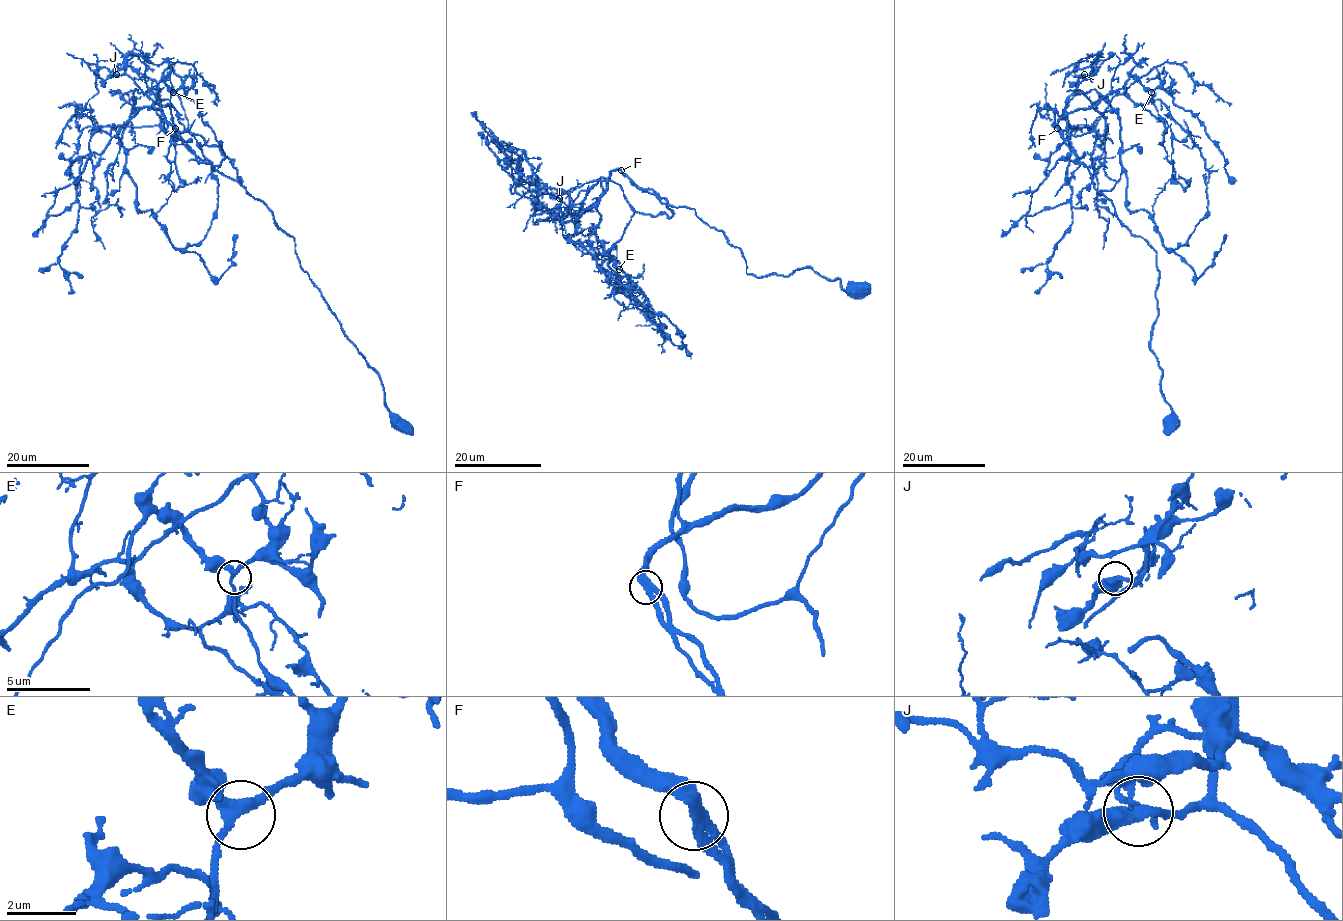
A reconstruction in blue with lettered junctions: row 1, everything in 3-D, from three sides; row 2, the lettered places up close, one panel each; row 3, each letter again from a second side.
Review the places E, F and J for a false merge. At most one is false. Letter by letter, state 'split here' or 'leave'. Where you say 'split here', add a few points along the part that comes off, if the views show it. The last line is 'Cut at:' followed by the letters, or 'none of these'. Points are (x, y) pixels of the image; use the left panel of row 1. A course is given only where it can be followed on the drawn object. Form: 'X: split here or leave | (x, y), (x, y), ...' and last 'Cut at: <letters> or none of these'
E: leave
F: leave
J: leave
Cut at: none of these

